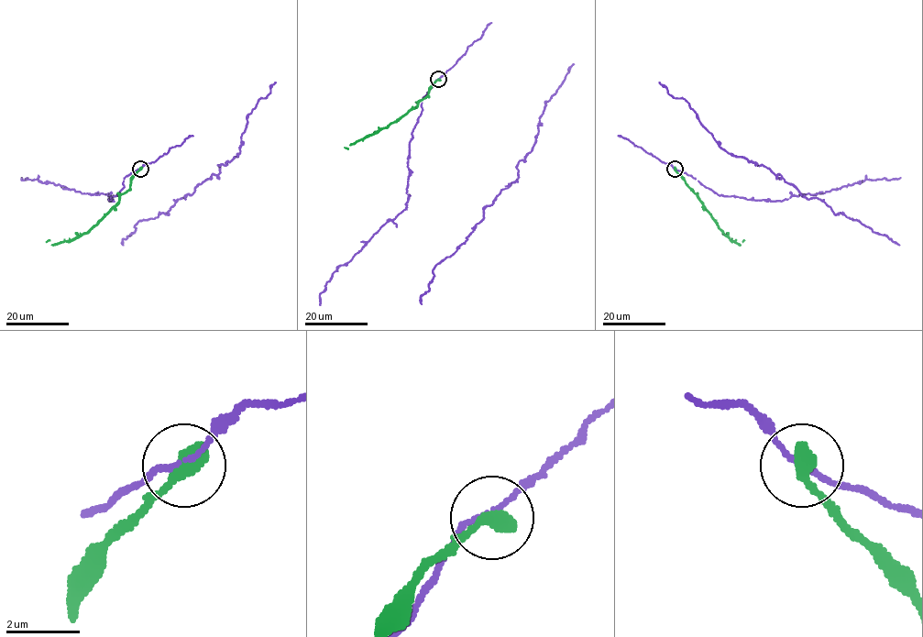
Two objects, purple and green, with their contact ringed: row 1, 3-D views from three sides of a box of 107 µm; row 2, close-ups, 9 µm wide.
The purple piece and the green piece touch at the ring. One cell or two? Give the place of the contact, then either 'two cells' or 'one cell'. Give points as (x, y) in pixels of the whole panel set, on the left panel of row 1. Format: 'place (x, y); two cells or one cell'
place (140, 169); two cells

